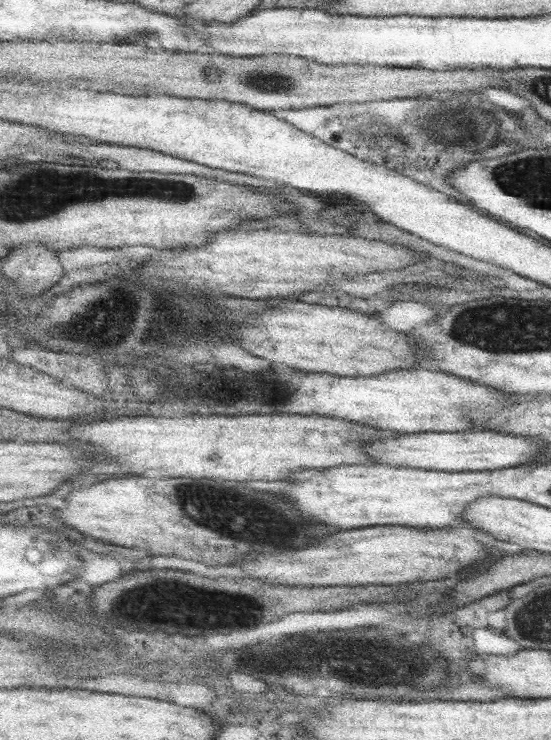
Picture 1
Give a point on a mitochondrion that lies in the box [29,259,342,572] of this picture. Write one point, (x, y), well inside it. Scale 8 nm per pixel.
(229, 389)

